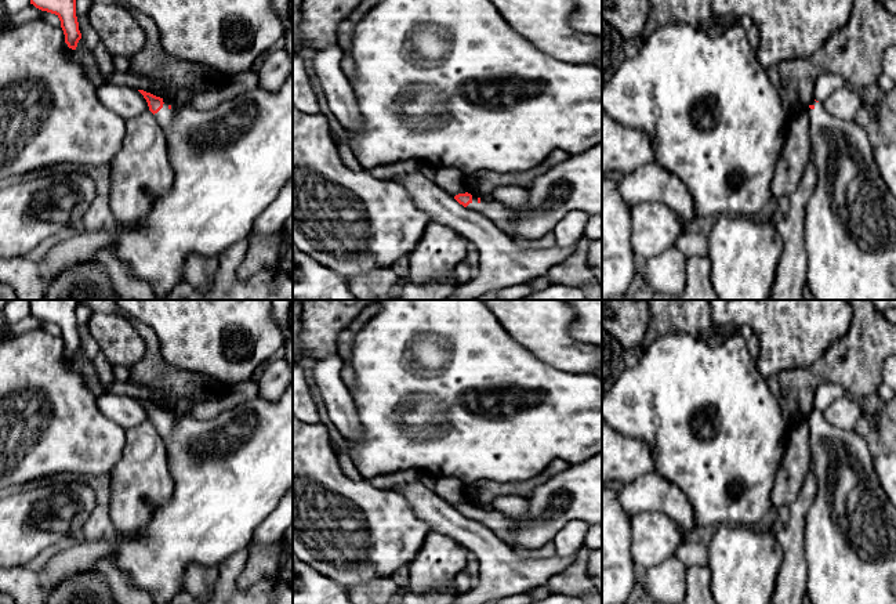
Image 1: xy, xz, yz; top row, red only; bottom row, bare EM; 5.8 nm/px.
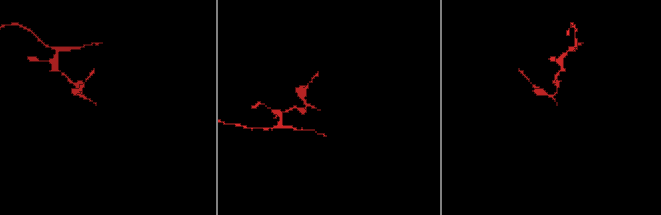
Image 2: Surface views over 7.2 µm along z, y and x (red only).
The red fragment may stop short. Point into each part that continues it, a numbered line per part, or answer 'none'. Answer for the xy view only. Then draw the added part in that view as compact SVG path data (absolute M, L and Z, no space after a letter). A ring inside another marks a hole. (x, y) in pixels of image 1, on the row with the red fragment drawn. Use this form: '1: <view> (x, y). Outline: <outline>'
1: xy (229, 163). Outline: M293 73L275 91L258 87L210 111L195 109L186 102L168 100L163 102L163 108L155 113L155 117L166 134L168 160L174 173L171 192L155 202L141 227L124 227L116 223L113 229L77 232L76 236L52 249L40 267L44 286L66 268L90 260L99 261L95 253L110 246L144 282L149 300L167 300L171 290L185 281L184 263L189 254L217 258L240 239L250 239L257 217L293 180Z

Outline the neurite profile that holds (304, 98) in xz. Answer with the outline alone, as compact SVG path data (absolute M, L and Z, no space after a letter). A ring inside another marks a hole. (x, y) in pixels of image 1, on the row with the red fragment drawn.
M293 54L293 105L304 112L320 111L305 62L298 54Z

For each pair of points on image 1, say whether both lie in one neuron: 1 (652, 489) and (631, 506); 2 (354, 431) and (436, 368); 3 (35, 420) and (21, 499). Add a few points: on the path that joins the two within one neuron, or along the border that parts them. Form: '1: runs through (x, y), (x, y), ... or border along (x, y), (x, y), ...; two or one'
1: runs through (646, 494), (637, 501); one
2: border along (349, 395), (362, 429), (362, 436), (358, 440); two
3: border along (20, 488), (14, 491); two

